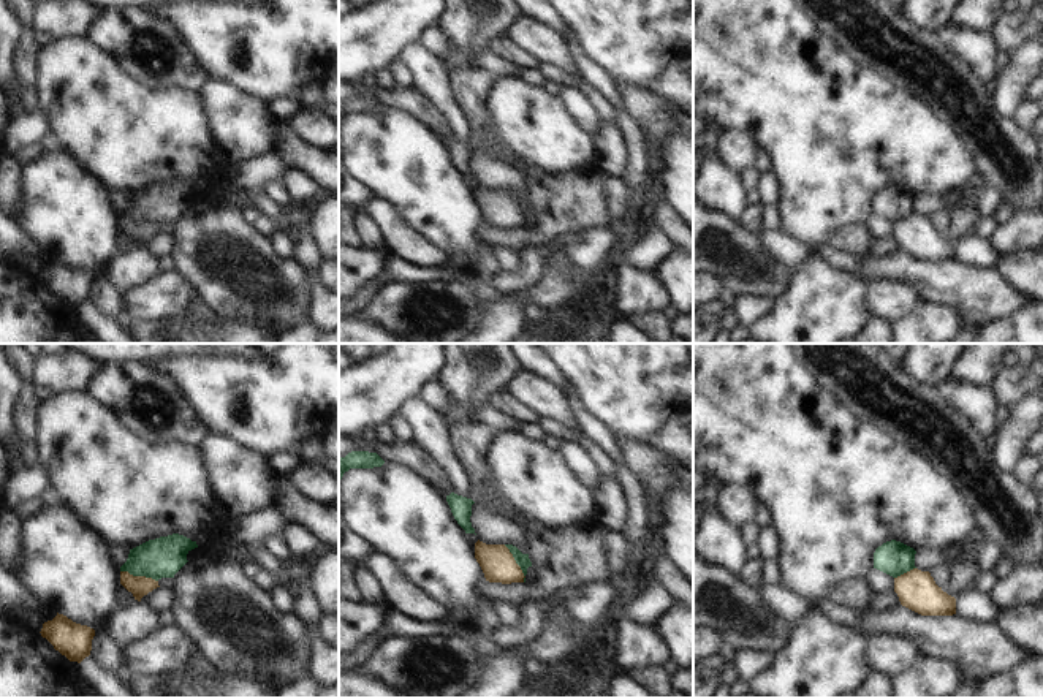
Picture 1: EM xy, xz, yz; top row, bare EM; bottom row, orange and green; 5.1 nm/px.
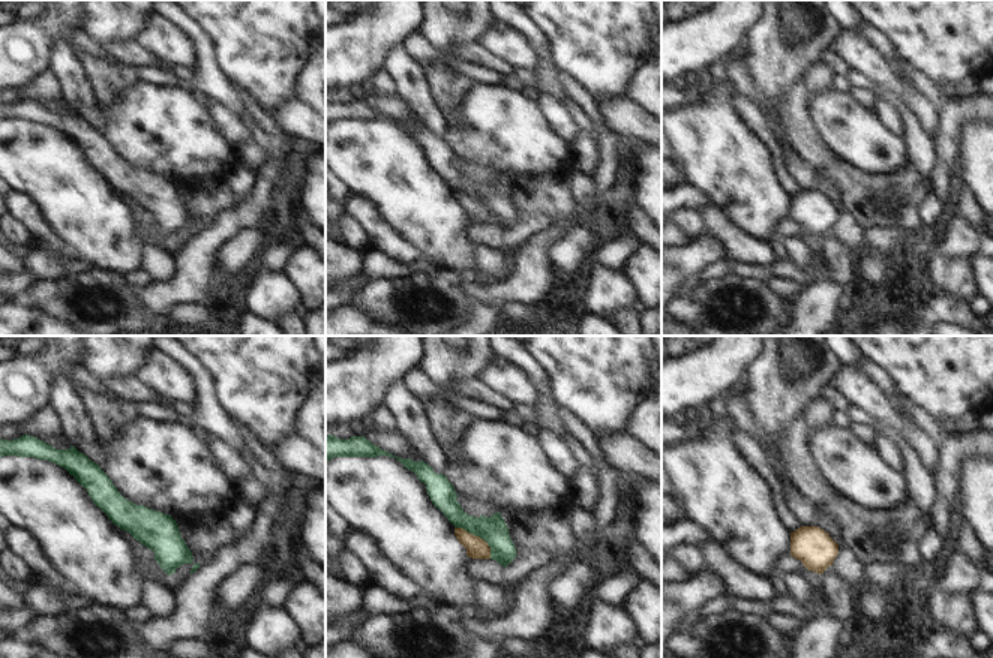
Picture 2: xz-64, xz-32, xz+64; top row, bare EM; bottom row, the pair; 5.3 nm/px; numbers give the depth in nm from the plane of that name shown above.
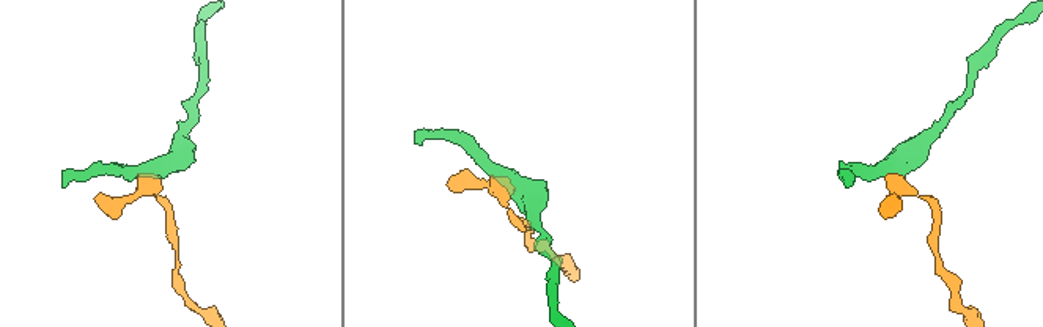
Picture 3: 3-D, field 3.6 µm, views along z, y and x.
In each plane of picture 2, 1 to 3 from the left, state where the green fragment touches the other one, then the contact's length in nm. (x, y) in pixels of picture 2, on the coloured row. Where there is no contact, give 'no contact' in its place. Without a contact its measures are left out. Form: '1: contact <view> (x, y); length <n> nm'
1: no contact
2: contact xz-32 (479, 537); length 260 nm
3: no contact

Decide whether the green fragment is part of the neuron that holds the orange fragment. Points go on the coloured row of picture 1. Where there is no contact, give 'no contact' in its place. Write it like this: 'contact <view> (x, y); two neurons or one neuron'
contact xy (140, 576); two neurons

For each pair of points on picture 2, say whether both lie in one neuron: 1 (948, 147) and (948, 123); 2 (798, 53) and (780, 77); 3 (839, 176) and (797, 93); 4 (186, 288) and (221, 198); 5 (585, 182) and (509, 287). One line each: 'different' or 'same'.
1: same
2: same
3: same
4: different
5: different

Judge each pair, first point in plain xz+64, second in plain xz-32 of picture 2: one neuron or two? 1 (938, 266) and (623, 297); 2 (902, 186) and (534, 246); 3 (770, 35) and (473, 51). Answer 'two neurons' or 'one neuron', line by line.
1: one neuron
2: two neurons
3: two neurons

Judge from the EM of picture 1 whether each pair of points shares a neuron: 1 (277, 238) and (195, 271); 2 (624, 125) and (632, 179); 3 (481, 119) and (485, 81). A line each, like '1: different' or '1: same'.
1: different
2: same
3: same

